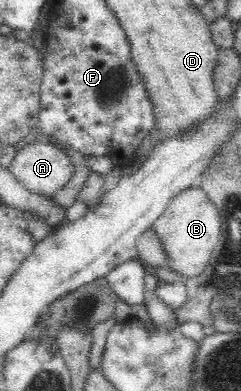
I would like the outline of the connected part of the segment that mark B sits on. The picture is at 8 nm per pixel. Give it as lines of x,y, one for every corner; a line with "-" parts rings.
197,184
178,192
167,205
163,214
151,228
161,239
166,252
168,267
181,276
181,280
198,276
205,270
212,250
221,238
222,222
217,207

